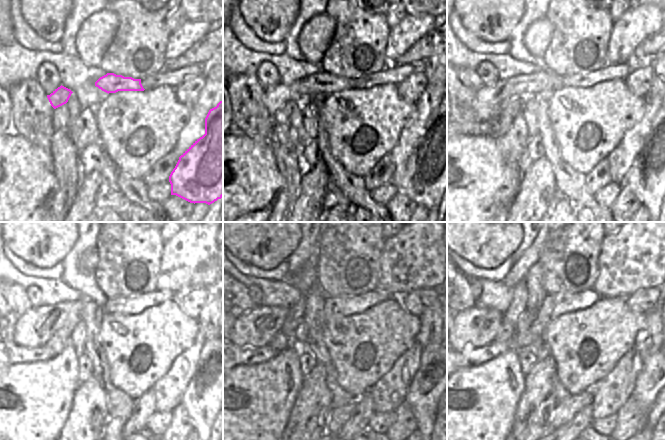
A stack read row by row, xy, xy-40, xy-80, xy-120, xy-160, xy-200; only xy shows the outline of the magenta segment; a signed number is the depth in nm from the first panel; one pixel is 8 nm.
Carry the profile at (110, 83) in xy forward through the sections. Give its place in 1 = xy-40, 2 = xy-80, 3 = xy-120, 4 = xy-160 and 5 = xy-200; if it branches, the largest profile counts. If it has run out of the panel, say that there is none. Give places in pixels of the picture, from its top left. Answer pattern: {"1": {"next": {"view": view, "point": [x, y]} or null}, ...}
{"1": {"next": {"view": "xy-40", "point": [322, 83]}}, "2": {"next": {"view": "xy-80", "point": [490, 100]}}, "3": {"next": {"view": "xy-120", "point": [35, 327]}}, "4": {"next": {"view": "xy-160", "point": [255, 328]}}, "5": {"next": {"view": "xy-200", "point": [472, 328]}}}

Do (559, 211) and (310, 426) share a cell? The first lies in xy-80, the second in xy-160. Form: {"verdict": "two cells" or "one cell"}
{"verdict": "two cells"}

